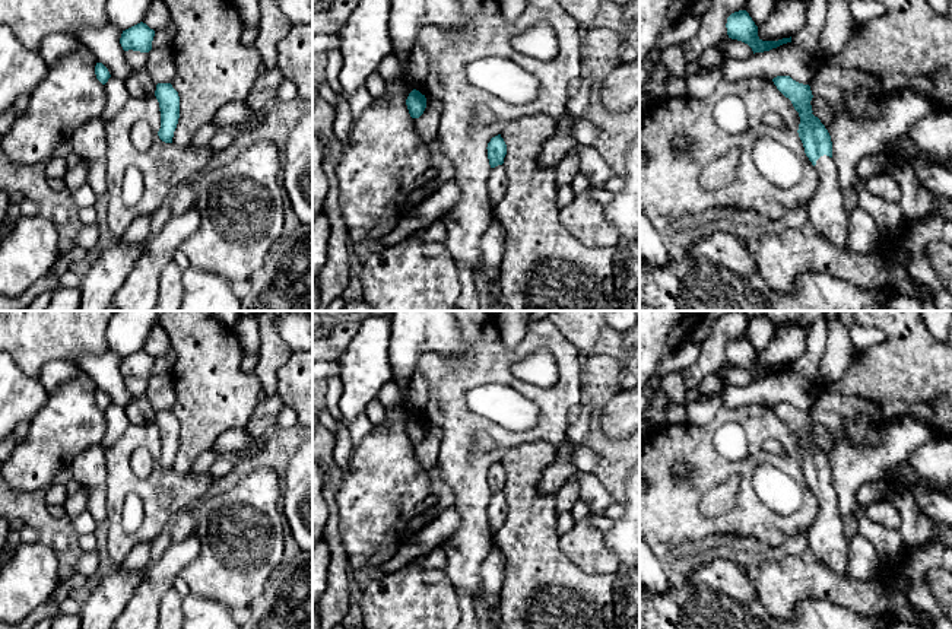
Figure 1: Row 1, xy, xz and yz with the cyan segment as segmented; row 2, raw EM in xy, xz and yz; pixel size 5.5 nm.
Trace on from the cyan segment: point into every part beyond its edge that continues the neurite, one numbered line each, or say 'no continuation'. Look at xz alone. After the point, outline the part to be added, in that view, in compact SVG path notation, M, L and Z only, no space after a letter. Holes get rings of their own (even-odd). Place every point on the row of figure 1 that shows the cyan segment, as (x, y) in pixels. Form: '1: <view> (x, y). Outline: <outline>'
no continuation

